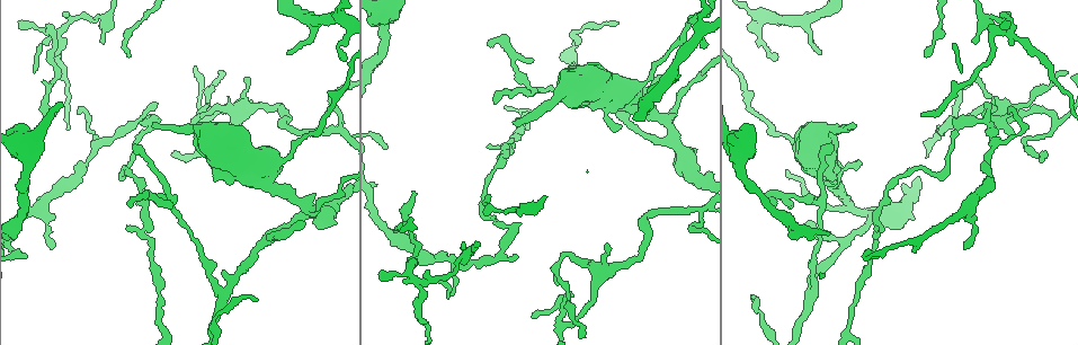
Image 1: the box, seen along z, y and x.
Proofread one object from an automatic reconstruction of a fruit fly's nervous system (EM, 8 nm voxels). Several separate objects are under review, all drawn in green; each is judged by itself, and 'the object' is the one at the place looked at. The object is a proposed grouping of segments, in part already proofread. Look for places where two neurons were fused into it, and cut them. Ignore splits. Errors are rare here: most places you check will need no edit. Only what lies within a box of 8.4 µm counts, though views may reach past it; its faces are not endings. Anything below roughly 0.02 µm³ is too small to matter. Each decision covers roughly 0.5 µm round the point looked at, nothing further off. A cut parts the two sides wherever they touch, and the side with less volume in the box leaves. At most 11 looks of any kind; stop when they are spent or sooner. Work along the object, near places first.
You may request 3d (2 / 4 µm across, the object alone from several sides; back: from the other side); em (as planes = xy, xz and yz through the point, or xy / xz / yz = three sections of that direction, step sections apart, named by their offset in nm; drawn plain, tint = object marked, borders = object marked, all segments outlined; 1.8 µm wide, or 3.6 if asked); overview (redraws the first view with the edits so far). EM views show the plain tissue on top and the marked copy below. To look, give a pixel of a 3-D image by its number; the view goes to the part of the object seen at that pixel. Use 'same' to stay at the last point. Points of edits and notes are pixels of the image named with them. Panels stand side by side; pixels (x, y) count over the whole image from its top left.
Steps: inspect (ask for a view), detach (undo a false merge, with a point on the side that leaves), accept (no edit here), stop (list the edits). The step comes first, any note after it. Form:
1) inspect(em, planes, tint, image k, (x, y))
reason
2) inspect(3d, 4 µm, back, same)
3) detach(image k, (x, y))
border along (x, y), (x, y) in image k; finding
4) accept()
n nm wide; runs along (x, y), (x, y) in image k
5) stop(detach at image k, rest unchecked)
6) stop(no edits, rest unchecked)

inspect(em, xy, step 16, tint, image 1, (399, 238))
calibre changes

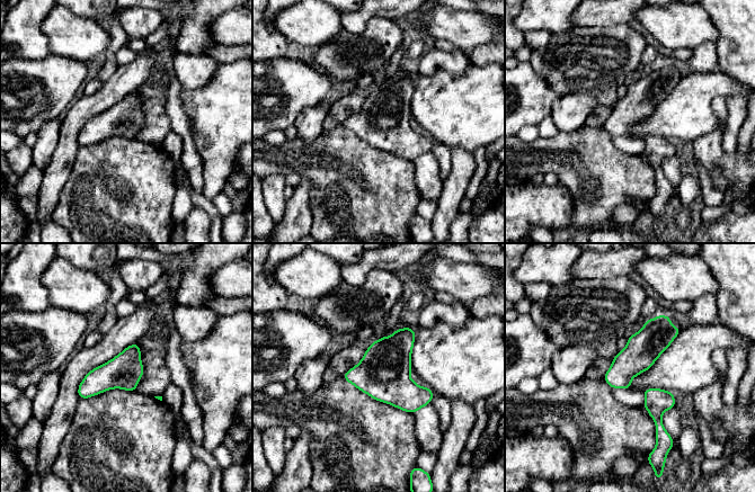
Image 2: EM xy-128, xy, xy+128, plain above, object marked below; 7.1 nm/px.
inspect(em, planes, borders, same)

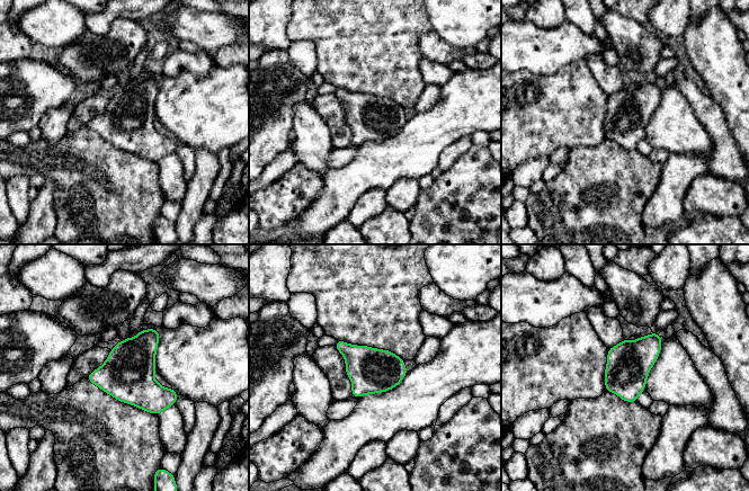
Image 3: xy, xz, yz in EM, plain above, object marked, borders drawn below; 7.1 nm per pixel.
accept()
320 nm wide; one neuron here

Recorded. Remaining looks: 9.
inspect(em, xz, step 16, tint, image 1, (152, 249))
thin neck

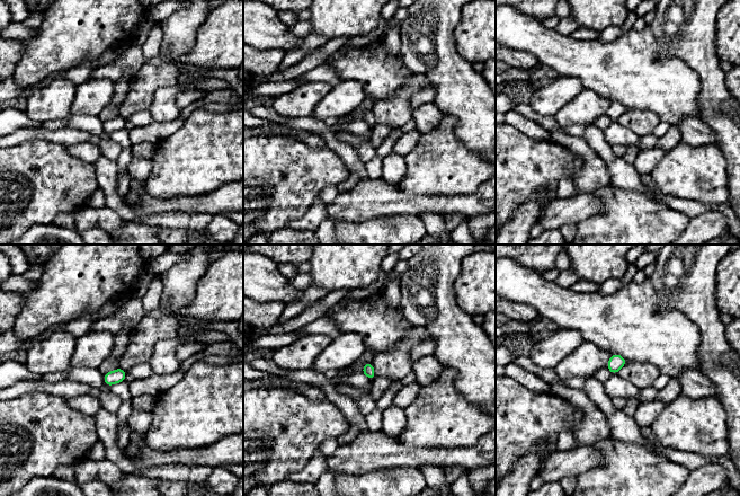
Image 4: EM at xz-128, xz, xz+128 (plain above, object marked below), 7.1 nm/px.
inspect(em, planes, tint, same)
another direction

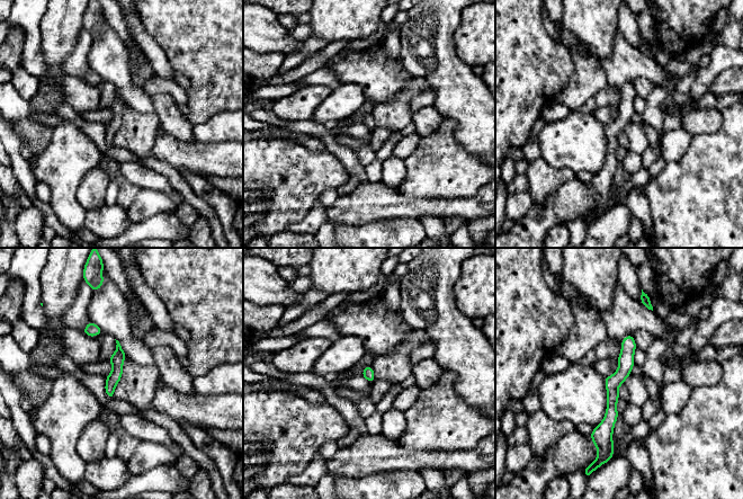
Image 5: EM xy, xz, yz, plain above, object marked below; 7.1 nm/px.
accept()
80 nm wide; one neuron here

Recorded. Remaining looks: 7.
inspect(em, xy, step 4, tint, image 1, (1011, 36))
sharp bend

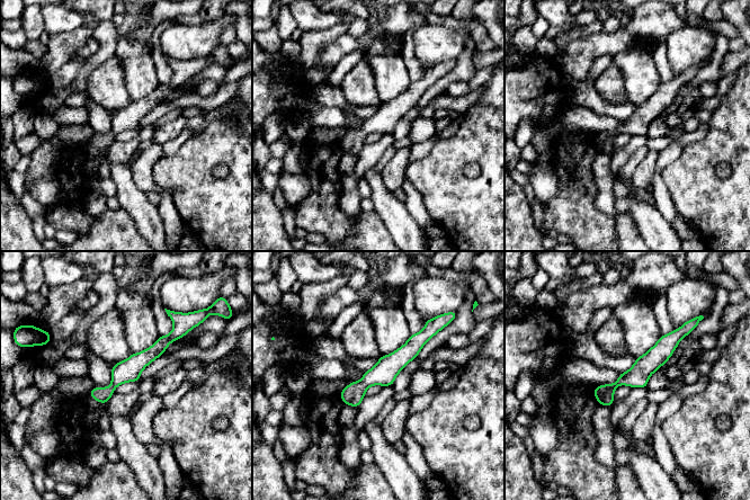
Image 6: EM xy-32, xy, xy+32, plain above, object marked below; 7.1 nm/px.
inspect(em, planes, tint, same)
cut it another way

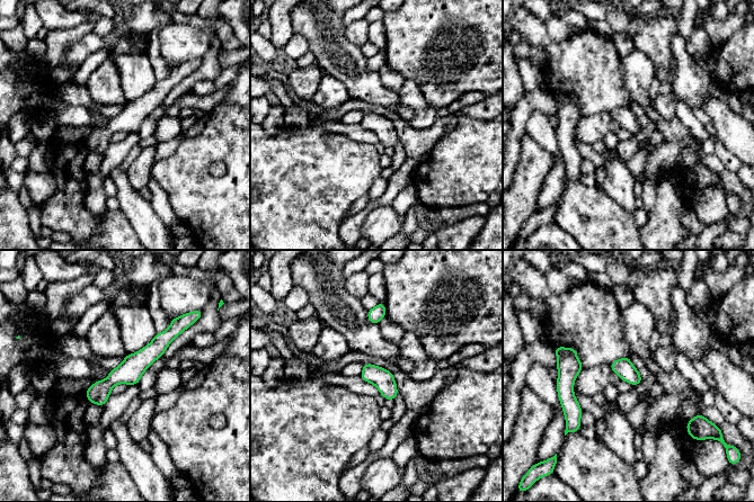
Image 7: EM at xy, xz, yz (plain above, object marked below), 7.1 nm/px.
accept()
runs along (175, 332), (91, 400) in image 7; continuous, no second neuron

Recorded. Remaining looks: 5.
inspect(em, planes, borders, image 1, (560, 260))
abrupt turn

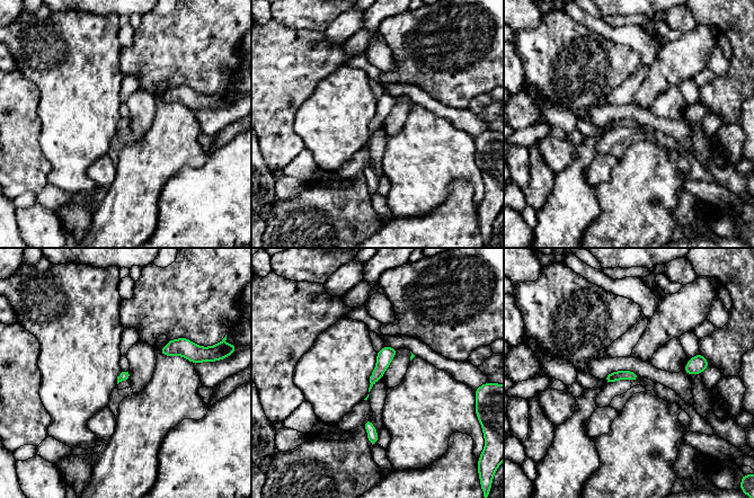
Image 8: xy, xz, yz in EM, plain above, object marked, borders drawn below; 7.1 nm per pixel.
accept()
70 nm wide; all the same neuron

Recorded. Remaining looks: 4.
stop(no edits, rest unchecked)

